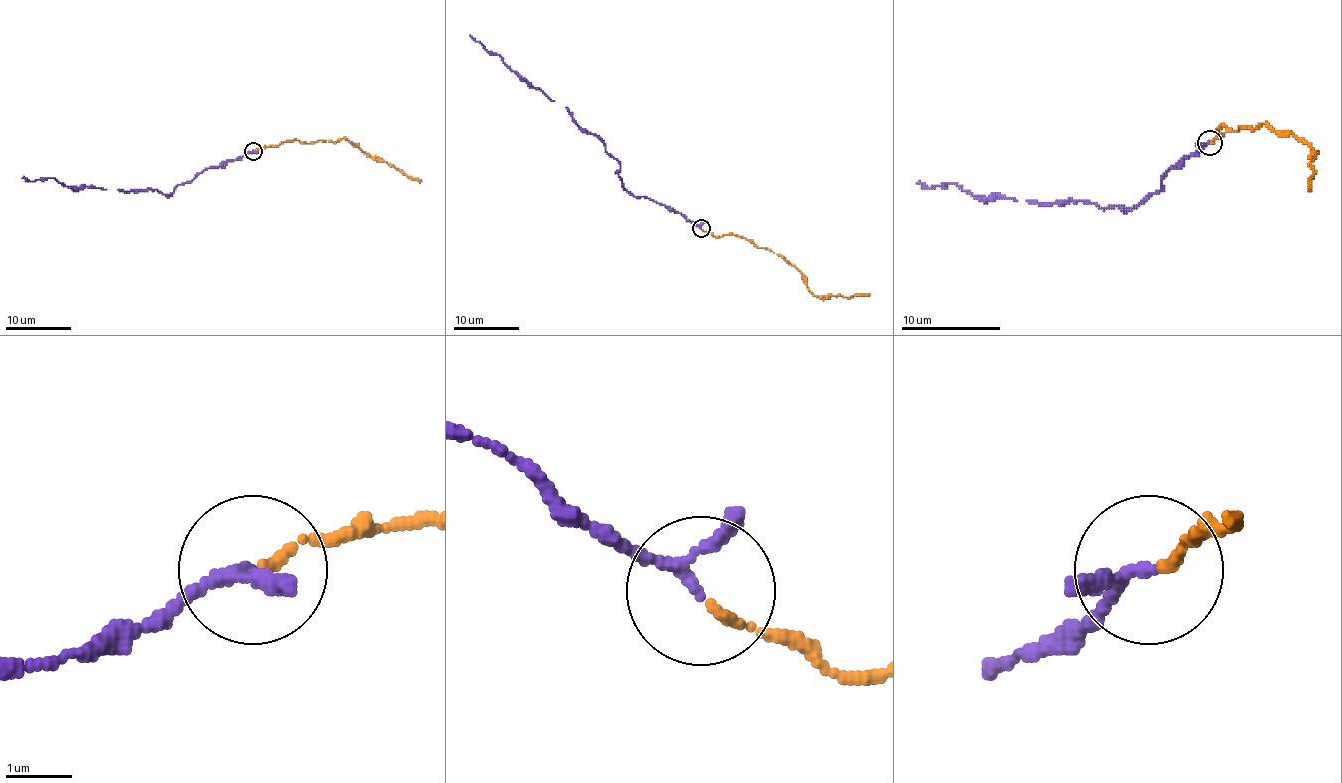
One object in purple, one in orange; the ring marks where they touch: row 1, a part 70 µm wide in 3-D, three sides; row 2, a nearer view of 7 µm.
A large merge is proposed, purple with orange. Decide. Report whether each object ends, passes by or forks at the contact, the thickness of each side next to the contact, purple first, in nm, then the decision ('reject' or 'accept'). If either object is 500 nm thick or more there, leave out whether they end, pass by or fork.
purple passes by; orange ends; calibres 140 and 140 nm; accept

